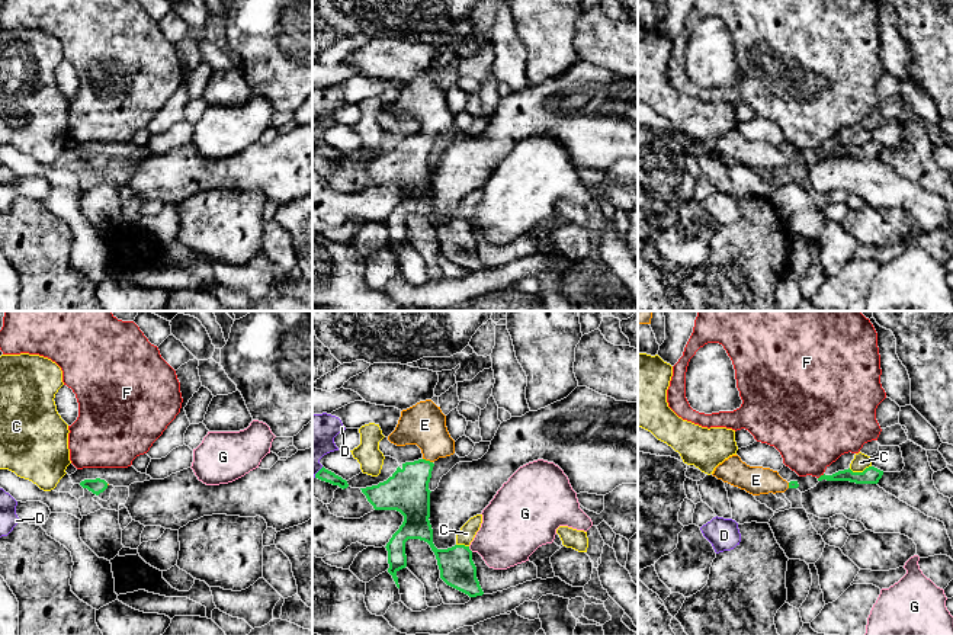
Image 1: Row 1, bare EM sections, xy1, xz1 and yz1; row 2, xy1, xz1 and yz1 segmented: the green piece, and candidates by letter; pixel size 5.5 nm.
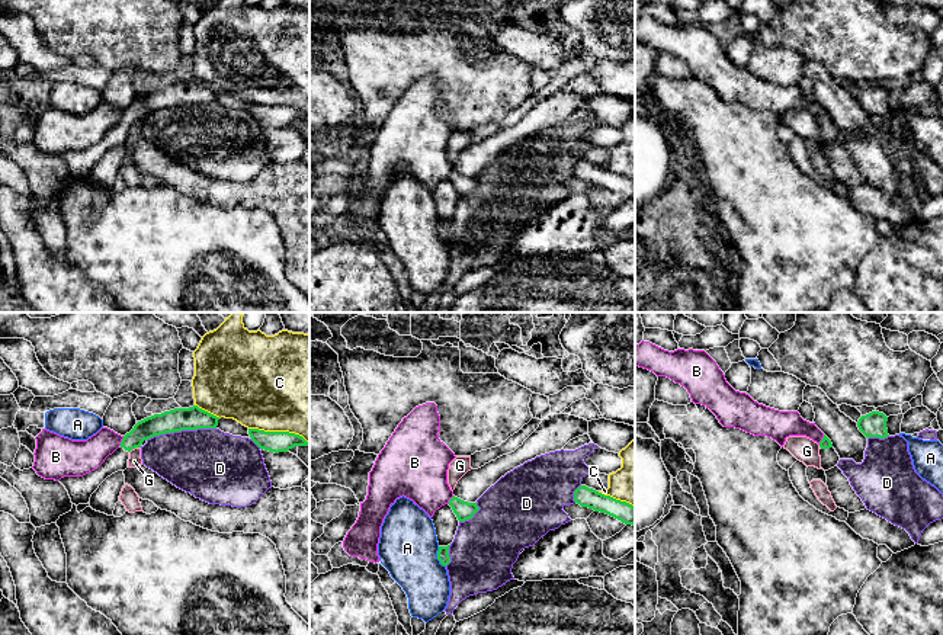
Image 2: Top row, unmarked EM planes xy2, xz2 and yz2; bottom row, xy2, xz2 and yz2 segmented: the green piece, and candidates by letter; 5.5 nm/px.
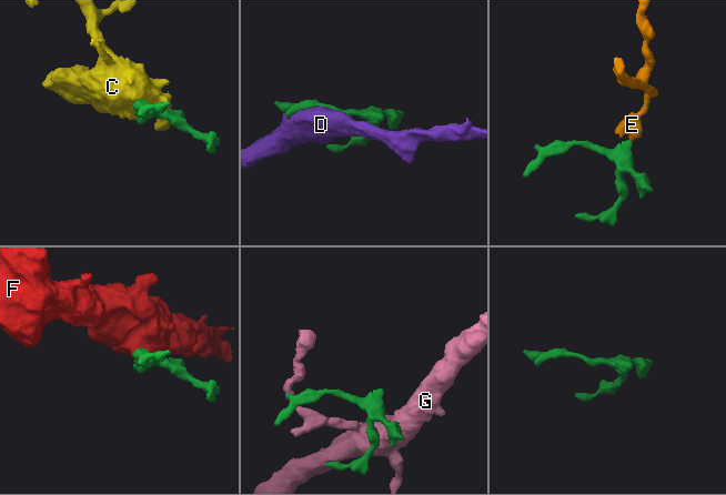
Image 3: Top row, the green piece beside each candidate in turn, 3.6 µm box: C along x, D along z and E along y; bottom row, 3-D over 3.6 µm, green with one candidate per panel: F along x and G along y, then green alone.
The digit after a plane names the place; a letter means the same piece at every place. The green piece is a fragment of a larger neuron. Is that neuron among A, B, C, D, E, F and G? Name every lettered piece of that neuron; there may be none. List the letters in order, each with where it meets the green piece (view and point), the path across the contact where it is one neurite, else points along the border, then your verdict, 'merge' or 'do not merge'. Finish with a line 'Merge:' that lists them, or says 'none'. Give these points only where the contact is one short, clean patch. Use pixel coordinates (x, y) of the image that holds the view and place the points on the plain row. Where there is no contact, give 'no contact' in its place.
A: xz2 (438, 231) | do not merge
B: xy2 (122, 115) | along xy2 (124, 111), (119, 119) | do not merge
C: xy2 (279, 106) | do not merge
D: xy2 (180, 105) | do not merge
E: xz1 (427, 135) | across xz1 (407, 166), (413, 153), (427, 135), (427, 103), (424, 99) | merge
F: yz1 (821, 150) | along yz1 (824, 148), (818, 153) | do not merge
G: xy2 (134, 122) | do not merge
Merge: E

